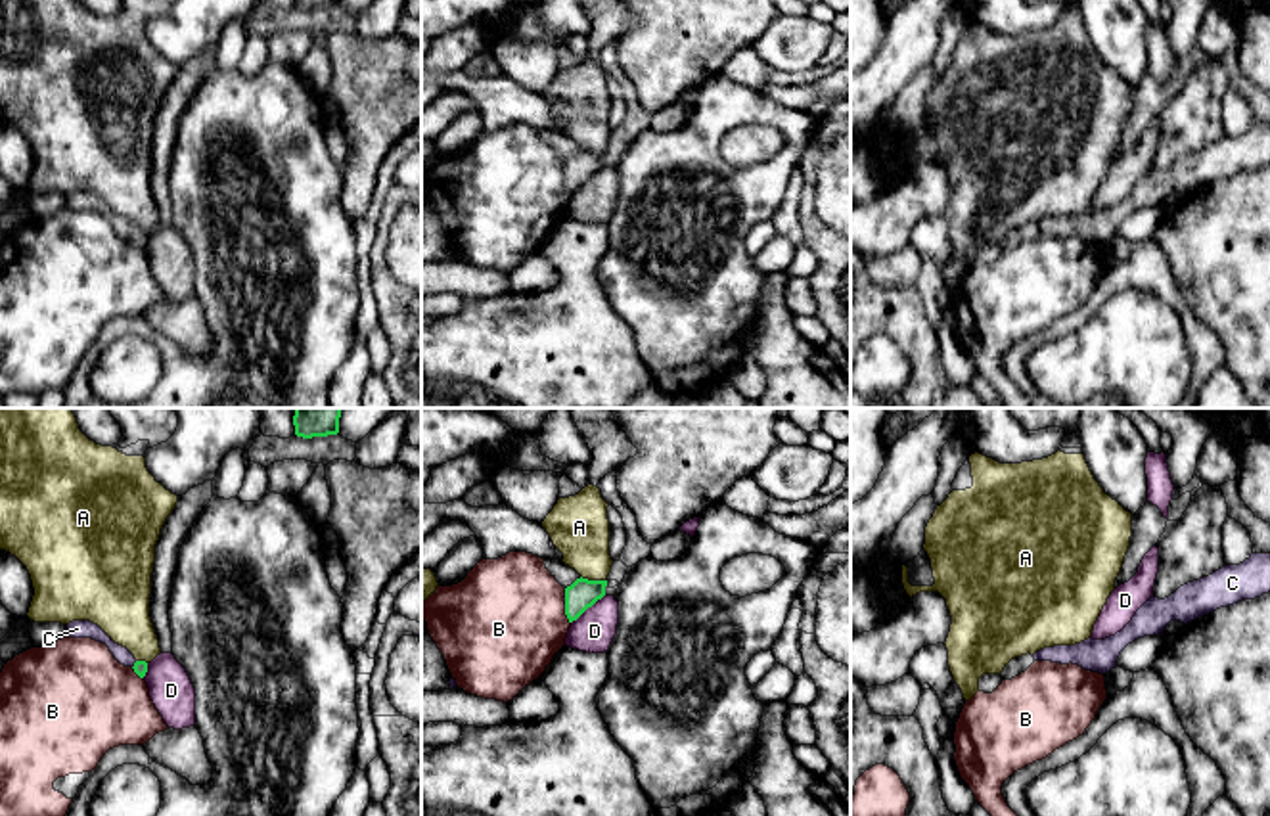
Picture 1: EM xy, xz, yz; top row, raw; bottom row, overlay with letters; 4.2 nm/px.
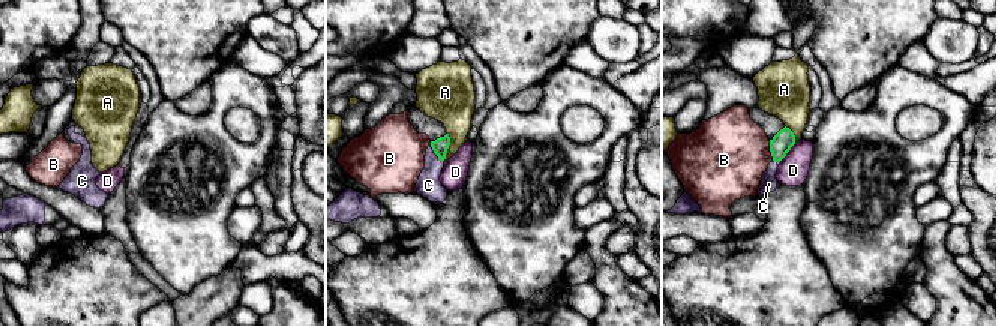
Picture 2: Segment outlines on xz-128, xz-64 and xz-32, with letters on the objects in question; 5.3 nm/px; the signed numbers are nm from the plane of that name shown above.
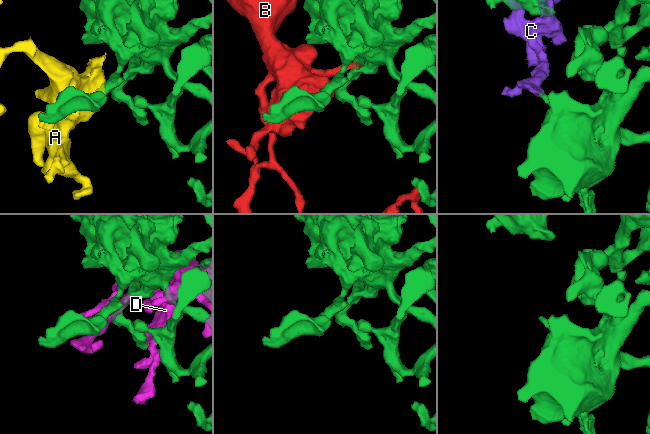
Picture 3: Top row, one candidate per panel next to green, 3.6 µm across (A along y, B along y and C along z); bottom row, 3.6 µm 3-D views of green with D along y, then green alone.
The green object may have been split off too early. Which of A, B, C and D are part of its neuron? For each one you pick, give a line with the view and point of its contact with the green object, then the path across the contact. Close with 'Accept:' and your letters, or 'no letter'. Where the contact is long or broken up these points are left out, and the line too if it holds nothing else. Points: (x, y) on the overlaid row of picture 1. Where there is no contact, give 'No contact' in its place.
C: Touches green at xy (135, 665). Path across: xy (140, 667), (135, 665), (123, 656)
Accept: C

